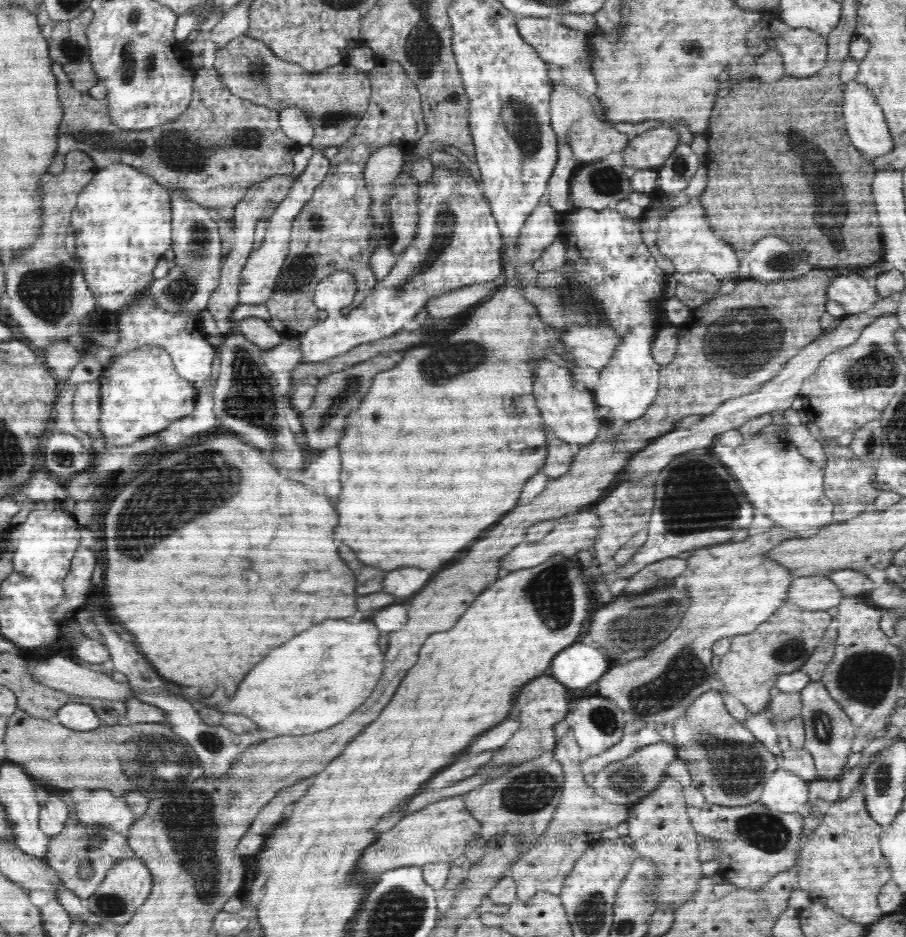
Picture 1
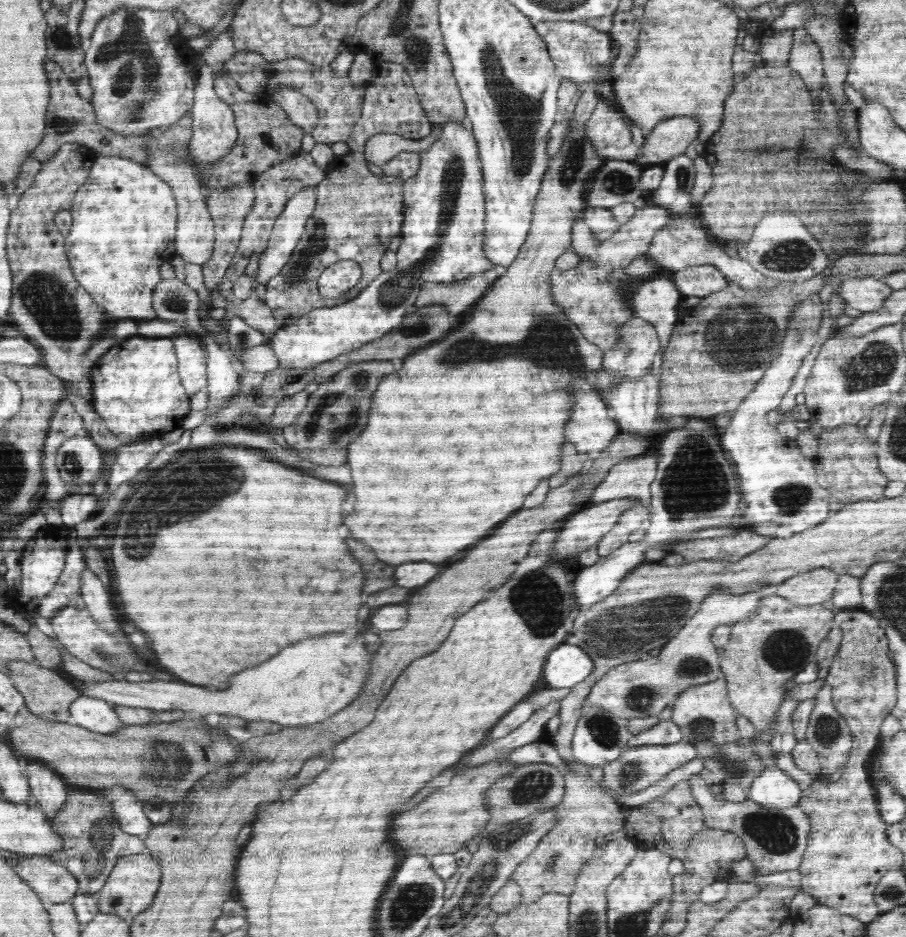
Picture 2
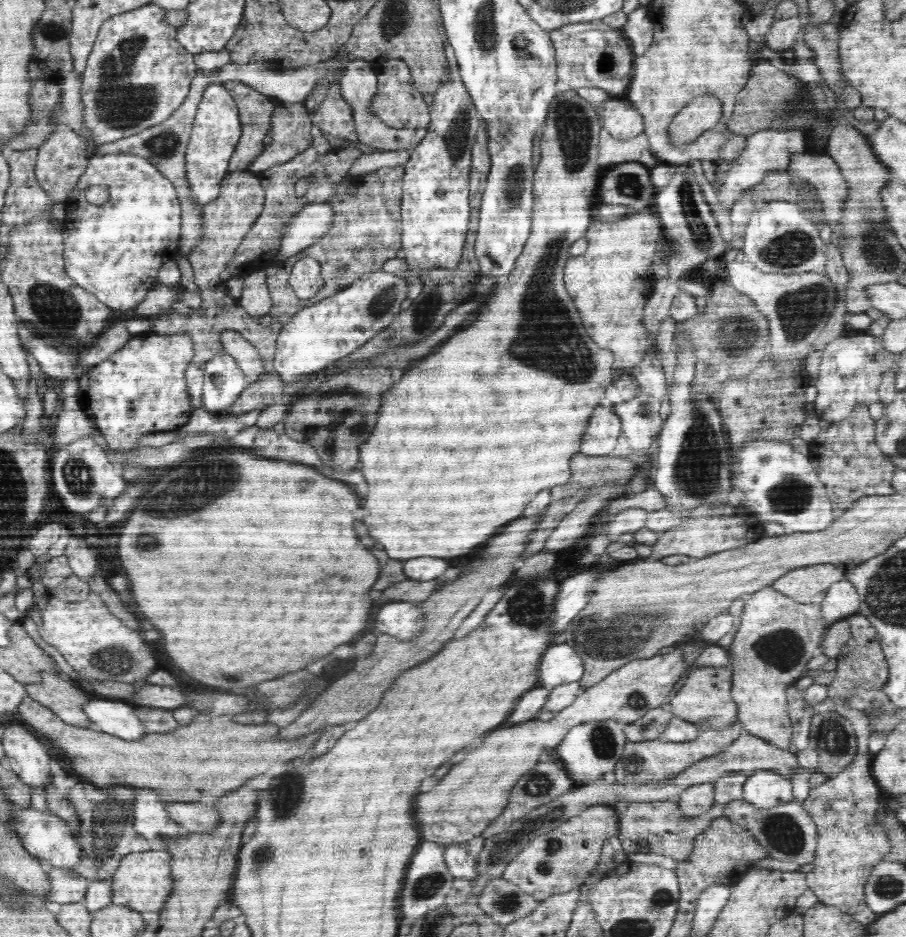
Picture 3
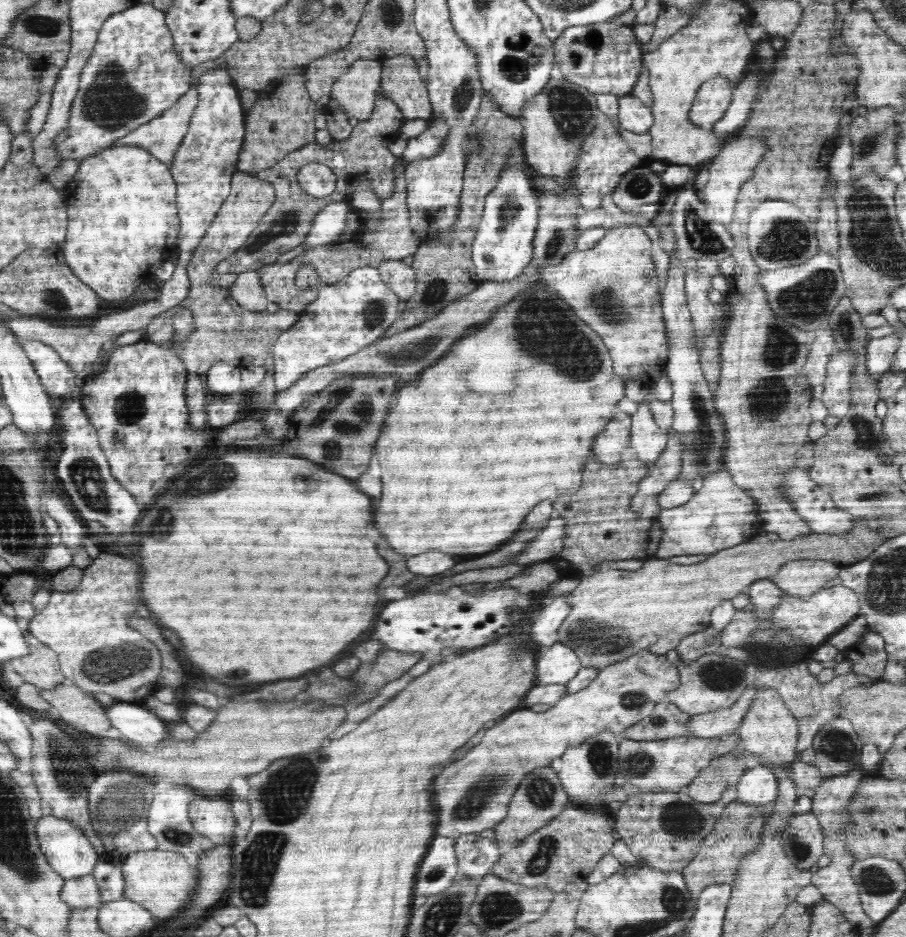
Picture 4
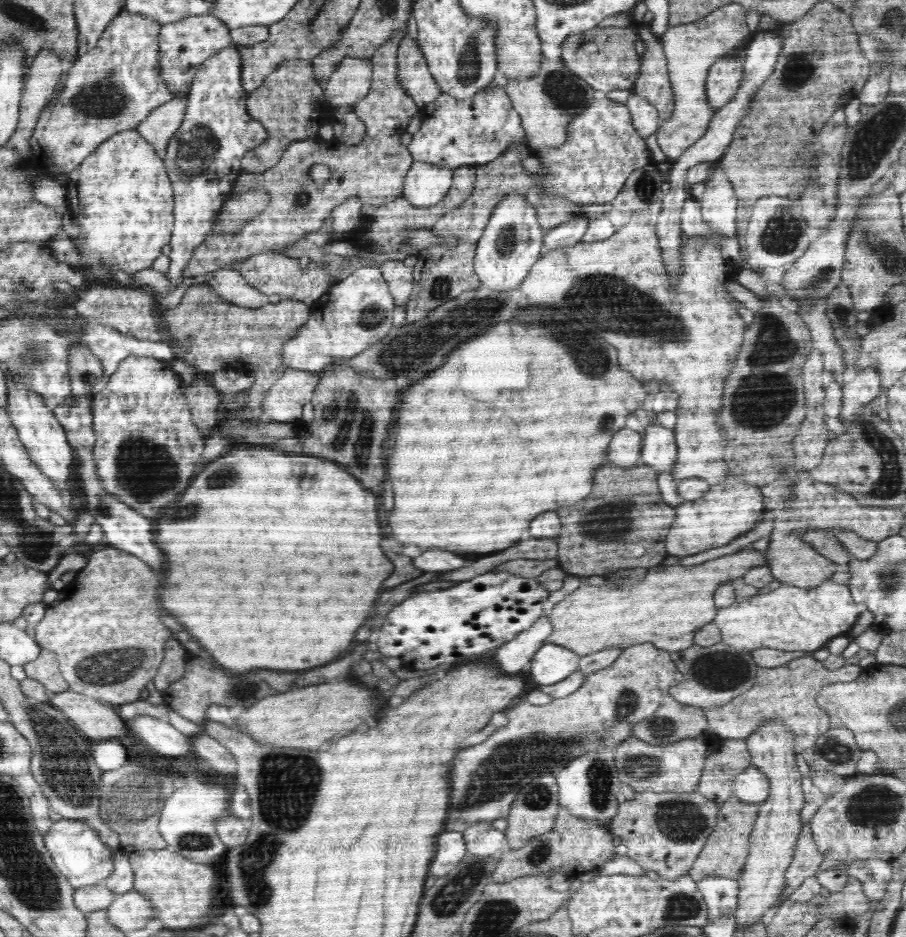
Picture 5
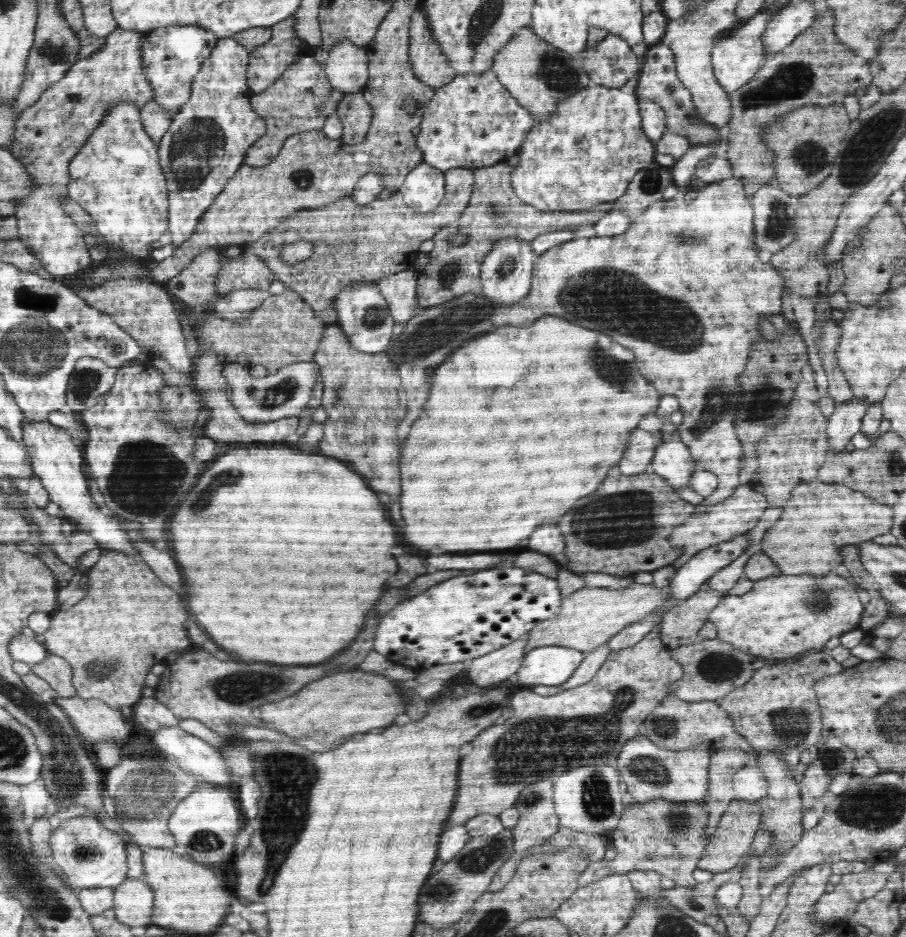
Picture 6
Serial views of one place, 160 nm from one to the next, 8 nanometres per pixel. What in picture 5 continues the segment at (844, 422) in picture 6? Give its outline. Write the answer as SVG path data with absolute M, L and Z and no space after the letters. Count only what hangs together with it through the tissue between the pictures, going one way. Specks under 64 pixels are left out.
M876 367L858 370L852 382L844 383L842 390L842 410L838 418L851 420L882 390L882 379Z

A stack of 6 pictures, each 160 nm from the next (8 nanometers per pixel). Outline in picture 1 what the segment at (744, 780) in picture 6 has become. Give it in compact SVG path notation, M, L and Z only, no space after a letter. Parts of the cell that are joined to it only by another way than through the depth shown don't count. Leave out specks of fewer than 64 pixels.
M779 767L766 782L760 802L786 814L798 811L808 802L808 781Z

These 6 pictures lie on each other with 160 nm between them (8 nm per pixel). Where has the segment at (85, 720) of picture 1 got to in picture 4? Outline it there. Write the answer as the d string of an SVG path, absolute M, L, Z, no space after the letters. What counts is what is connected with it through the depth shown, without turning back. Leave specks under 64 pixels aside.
M116 701L112 706L106 707L105 717L109 720L110 727L97 736L143 747L155 747L166 741L166 721L157 717L141 702L136 702L138 701Z

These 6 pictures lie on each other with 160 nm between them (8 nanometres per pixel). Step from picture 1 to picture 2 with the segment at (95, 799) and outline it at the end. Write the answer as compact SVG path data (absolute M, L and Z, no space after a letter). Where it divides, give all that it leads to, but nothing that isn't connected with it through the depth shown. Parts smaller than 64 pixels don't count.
M126 792L118 800L111 802L113 817L118 821L122 832L144 837L154 824L145 817L142 803L136 802L134 798L132 792Z

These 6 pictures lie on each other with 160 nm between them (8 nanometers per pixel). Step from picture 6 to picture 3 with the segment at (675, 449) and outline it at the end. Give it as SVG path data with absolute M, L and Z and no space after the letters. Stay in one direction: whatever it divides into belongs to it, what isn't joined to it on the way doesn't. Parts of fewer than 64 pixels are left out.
M640 390L633 399L614 407L619 415L621 430L627 436L633 452L651 453L665 420L658 414L661 400Z

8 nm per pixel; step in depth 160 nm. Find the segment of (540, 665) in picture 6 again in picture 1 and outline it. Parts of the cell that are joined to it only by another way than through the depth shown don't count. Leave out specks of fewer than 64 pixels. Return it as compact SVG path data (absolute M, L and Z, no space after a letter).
M574 643L554 656L548 673L567 688L588 688L611 667L604 651Z

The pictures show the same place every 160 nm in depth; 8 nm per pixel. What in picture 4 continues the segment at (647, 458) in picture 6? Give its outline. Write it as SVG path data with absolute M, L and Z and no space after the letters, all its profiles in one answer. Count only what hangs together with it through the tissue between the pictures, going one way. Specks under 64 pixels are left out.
M614 420L606 424L606 430L602 430L592 446L592 452L598 462L613 465L621 461L620 453L623 448L629 446L631 430L626 423Z

